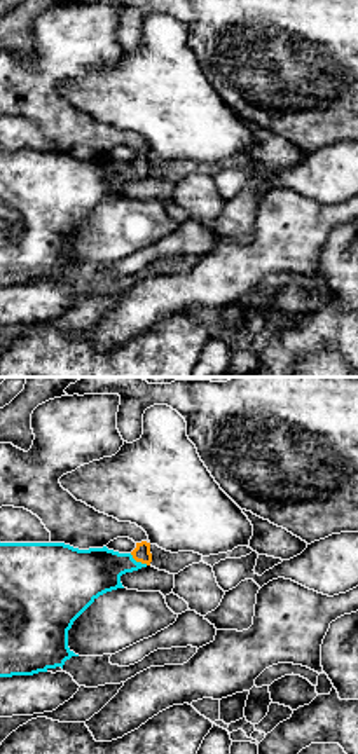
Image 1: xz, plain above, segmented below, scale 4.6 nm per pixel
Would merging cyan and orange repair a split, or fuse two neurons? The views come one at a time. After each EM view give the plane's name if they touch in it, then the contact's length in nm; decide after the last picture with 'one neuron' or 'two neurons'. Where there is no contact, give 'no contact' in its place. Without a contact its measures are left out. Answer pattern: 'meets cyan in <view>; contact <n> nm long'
meets cyan in xz; contact 100 nm long

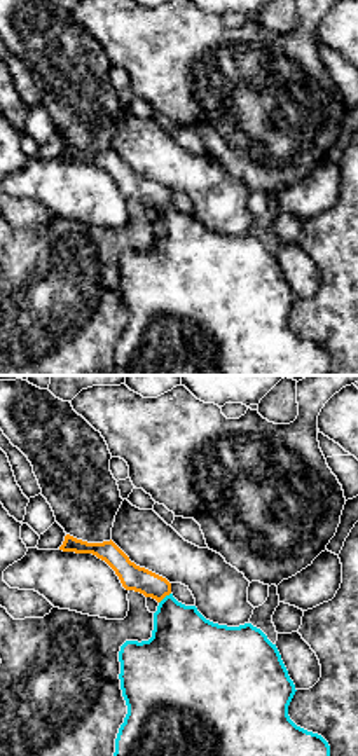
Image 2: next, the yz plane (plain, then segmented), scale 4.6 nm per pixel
meets cyan in yz; contact 80 nm long

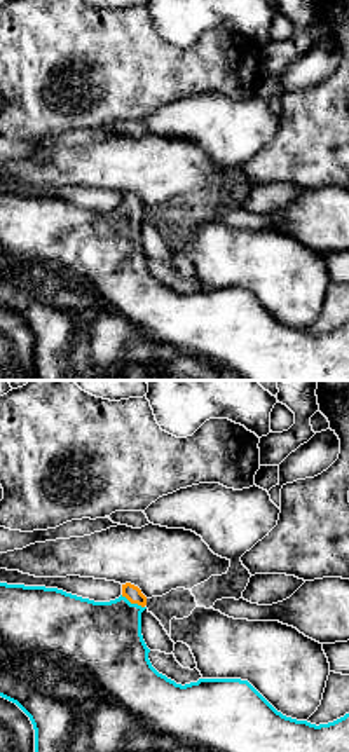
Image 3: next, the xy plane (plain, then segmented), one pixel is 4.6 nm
meets cyan in xy; contact 130 nm long

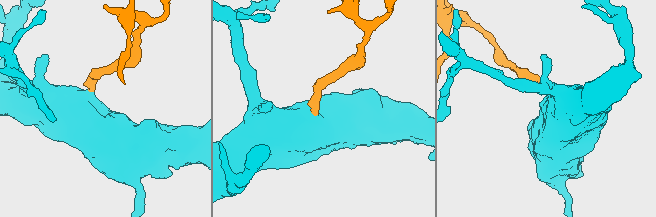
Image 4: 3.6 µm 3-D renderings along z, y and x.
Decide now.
one neuron

